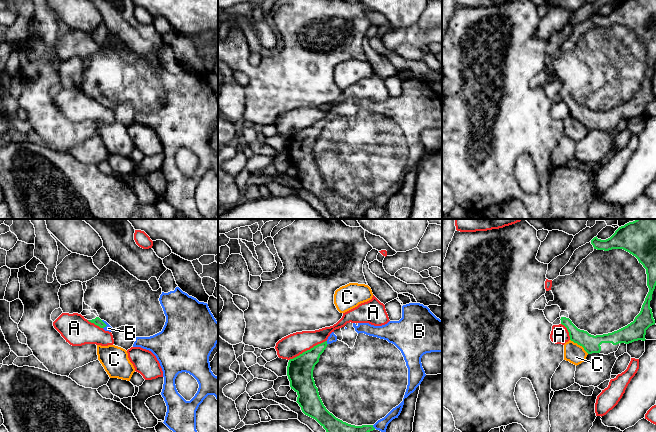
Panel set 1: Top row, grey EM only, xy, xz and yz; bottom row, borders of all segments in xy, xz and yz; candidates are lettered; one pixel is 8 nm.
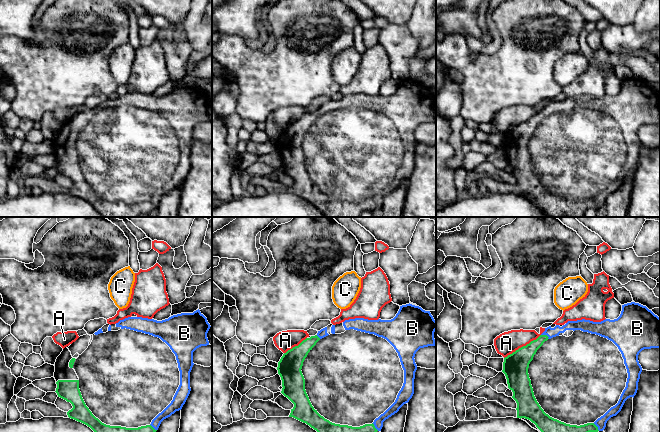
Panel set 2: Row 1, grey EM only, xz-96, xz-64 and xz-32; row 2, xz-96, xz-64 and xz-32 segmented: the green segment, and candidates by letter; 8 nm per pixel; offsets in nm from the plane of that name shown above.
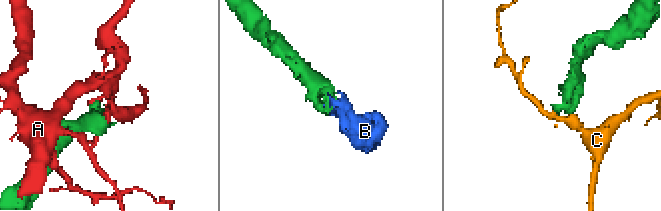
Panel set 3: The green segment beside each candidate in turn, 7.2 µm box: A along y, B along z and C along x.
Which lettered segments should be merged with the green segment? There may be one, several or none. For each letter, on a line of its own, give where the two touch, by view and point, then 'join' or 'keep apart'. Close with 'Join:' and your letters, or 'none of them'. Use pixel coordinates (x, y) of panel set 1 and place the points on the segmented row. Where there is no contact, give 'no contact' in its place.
A: contact xz (307, 350); keep apart
B: contact xz (373, 427); join
C: contact yz (579, 344); keep apart
Join: B

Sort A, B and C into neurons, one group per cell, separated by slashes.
A / B / C

